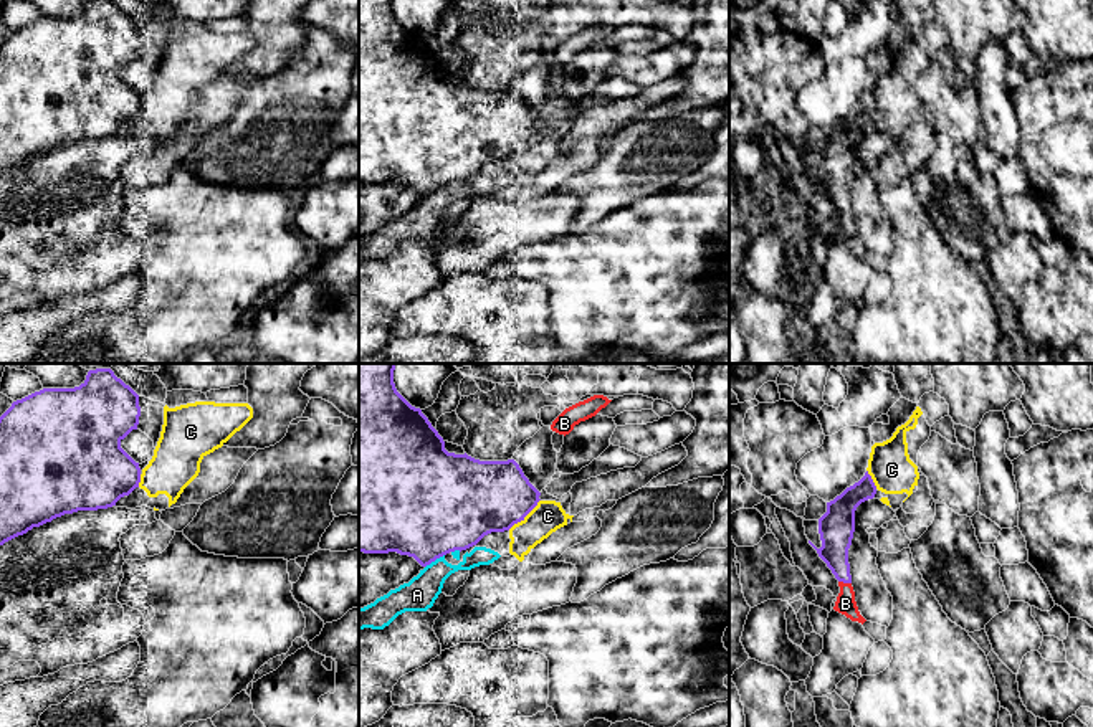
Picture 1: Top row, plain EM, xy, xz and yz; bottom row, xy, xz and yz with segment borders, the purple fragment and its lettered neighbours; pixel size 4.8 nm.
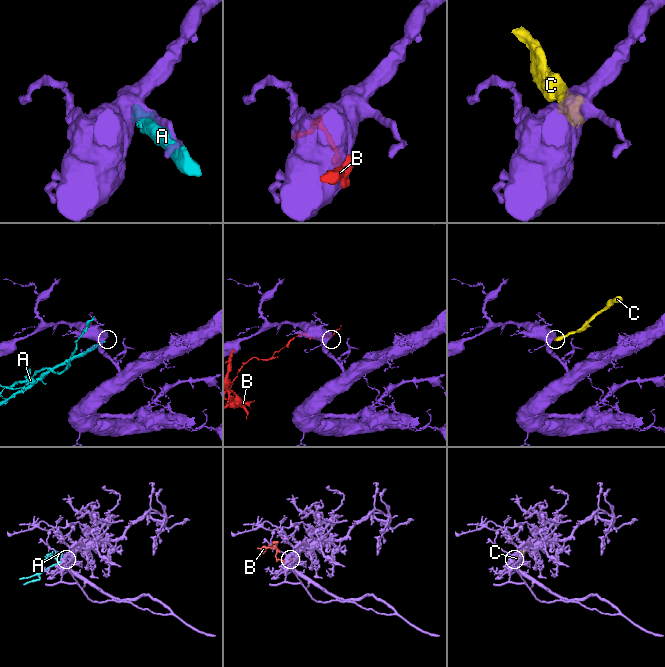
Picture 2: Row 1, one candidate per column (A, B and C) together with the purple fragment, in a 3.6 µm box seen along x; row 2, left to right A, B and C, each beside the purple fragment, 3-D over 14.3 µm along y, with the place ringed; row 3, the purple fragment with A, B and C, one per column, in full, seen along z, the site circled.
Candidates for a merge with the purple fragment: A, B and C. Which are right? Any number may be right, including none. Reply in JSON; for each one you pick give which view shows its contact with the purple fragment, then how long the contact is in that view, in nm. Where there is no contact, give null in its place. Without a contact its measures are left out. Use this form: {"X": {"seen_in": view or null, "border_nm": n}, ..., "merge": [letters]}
{"merge": []}

